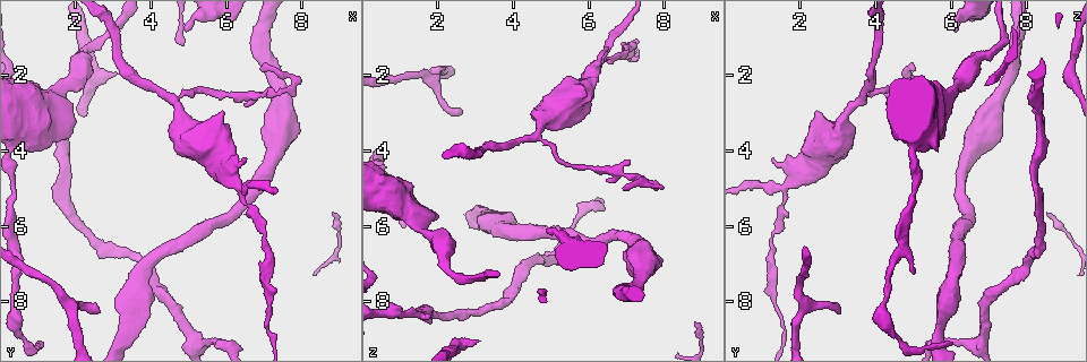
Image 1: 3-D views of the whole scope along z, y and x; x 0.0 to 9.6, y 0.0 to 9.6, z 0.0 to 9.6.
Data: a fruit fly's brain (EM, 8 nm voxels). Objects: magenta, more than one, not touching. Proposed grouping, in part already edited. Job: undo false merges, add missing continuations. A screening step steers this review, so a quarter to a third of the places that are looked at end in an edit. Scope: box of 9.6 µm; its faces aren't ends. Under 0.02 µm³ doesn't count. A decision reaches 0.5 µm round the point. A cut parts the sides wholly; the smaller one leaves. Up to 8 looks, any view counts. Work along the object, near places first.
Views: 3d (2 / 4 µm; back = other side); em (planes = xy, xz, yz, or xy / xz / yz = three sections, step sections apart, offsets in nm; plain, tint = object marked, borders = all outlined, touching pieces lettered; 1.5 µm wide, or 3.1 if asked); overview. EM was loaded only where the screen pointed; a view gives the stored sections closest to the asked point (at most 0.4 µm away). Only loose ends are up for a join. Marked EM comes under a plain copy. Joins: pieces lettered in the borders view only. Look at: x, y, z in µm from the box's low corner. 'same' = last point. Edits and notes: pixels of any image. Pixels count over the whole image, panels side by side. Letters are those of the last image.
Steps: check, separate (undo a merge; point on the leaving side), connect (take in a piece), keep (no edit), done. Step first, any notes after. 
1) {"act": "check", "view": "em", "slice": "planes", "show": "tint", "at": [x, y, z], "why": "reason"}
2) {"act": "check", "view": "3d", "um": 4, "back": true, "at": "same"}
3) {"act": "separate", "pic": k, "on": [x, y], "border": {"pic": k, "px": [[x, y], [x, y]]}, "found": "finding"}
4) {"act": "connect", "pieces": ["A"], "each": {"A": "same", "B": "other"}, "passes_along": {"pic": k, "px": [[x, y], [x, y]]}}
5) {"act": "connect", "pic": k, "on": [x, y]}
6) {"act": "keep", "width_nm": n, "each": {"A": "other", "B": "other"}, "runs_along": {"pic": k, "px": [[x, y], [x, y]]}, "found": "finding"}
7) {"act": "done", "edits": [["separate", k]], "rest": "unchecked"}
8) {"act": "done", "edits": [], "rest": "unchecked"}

{"act": "check", "view": "em", "slice": "planes", "show": "borders", "at": [7.00, 2.60, 4.60], "why": "abrupt turn"}

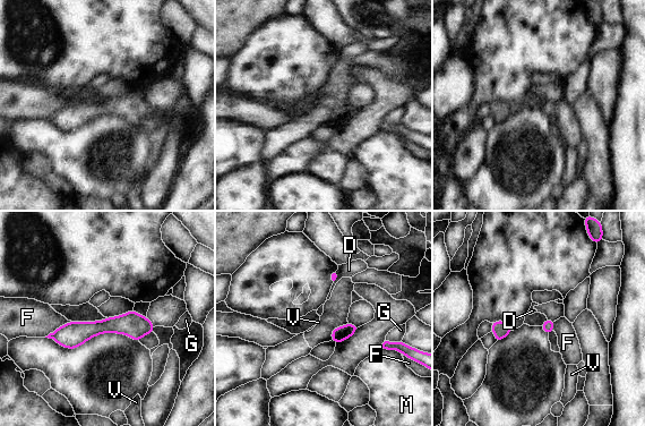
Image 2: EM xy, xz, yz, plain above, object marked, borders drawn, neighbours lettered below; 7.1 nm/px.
{"act": "keep", "each": {"D": "other", "F": "other", "G": "other", "M": "other", "V": "other"}, "border": {"pic": 2, "px": [[70, 321], [67, 321], [44, 337]]}, "found": "continuous, no second neuron"}

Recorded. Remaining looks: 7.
{"act": "check", "view": "em", "slice": "planes", "show": "borders", "at": [1.70, 2.35, 6.15]}

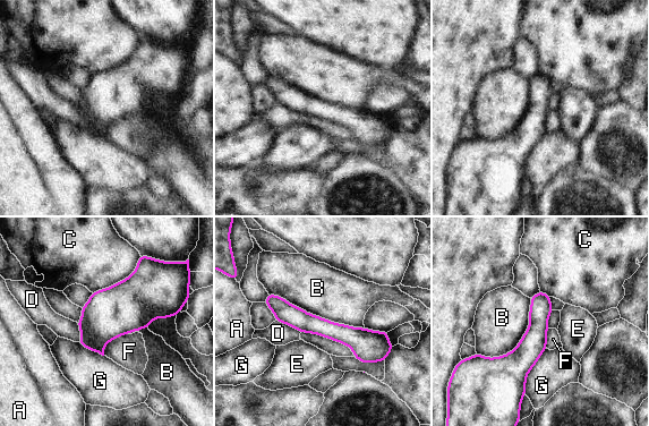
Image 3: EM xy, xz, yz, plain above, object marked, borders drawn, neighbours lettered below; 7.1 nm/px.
{"act": "keep", "width_nm": 150, "each": {"A": "other", "B": "other", "C": "other", "D": "other", "E": "other", "F": "other", "G": "other"}, "runs_along": {"pic": 3, "px": [[269, 298], [304, 322], [386, 349]]}, "found": "all the same neuron"}

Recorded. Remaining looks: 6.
{"act": "check", "view": "em", "slice": "yz", "step": 4, "show": "tint", "at": [6.25, 5.00, 1.55]}

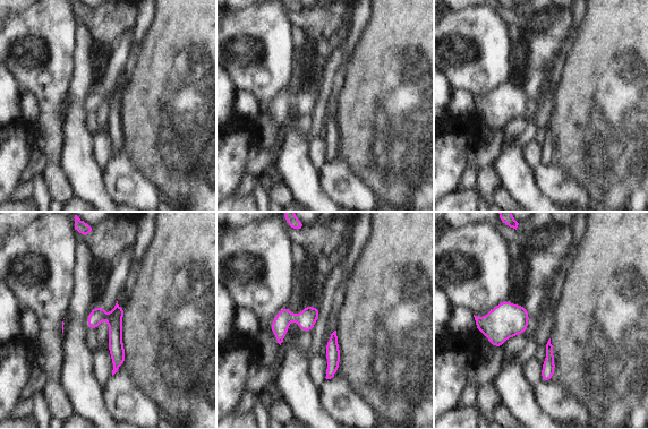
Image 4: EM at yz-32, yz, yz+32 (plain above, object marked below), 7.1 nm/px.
{"act": "check", "view": "em", "slice": "yz", "step": 4, "show": "borders", "at": "same", "why": "see the neighbours"}

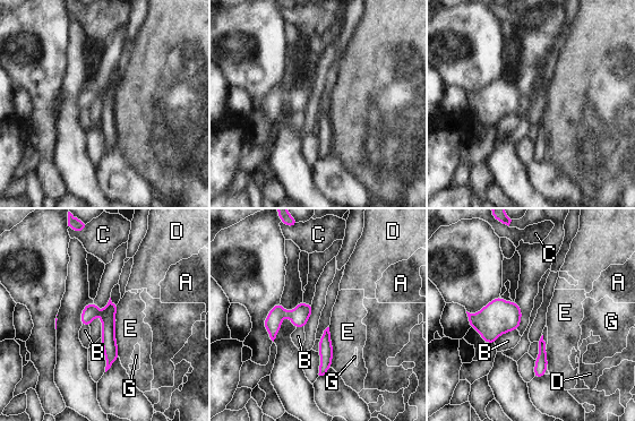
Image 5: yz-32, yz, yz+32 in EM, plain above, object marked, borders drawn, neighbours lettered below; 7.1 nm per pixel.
{"act": "keep", "width_nm": 110, "each": {"A": "other", "B": "other", "C": "other", "D": "other", "E": "other", "G": "other"}, "runs_along": {"pic": 5, "px": [[89, 306], [108, 321], [109, 362]]}, "found": "one neuron here"}

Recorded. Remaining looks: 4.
{"act": "done", "edits": [], "rest": "unchecked"}

